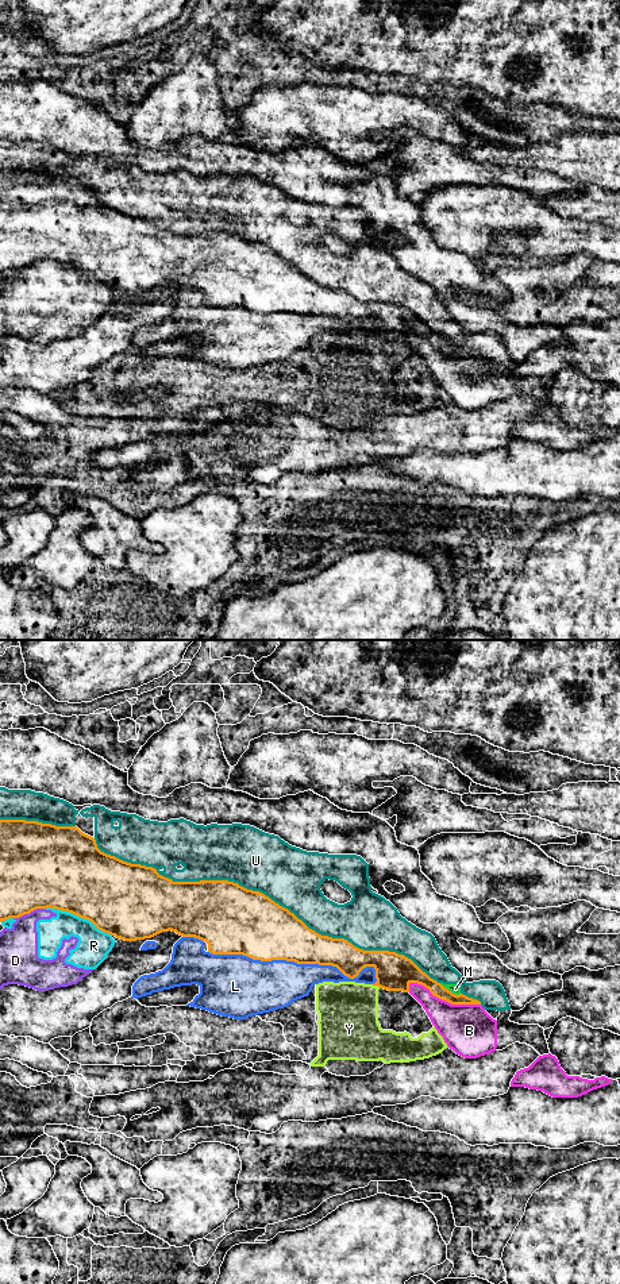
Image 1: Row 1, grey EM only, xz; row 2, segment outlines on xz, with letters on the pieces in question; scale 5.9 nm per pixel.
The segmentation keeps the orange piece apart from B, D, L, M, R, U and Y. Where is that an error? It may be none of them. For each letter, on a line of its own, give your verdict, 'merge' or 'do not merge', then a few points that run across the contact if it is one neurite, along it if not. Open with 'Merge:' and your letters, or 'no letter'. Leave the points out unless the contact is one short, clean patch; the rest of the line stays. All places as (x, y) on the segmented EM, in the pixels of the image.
Merge: no letter
B: do not merge
D: do not merge
L: do not merge
M: do not merge; line xz (439, 983), (459, 994)
R: do not merge
U: do not merge
Y: do not merge

